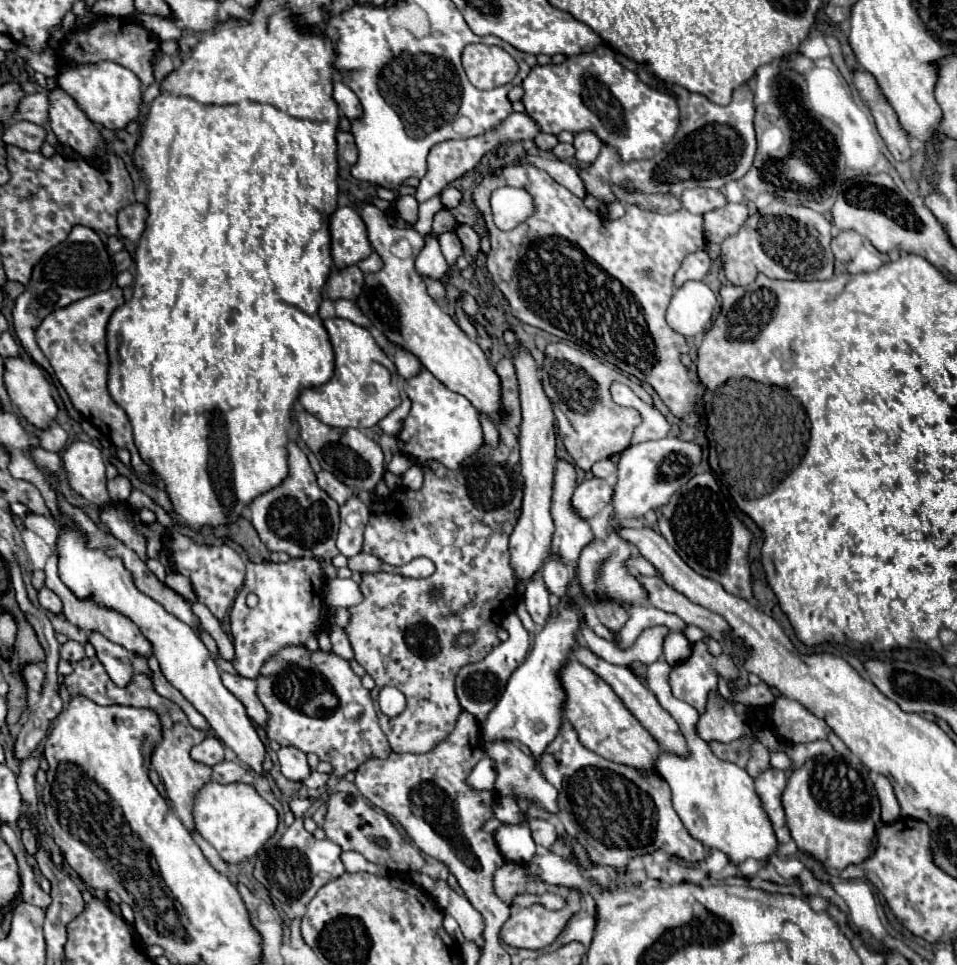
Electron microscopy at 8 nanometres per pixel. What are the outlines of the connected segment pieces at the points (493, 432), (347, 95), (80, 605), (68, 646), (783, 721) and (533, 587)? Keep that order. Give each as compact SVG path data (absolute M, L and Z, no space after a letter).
M481 415L481 427L483 427L483 435L485 435L485 443L487 443L489 447L497 445L497 441L499 441L499 431L497 431L497 427L495 427L495 425L491 423L491 419L489 419L489 417Z
M335 75L333 85L335 85L333 99L337 101L341 113L343 113L349 121L357 121L357 119L361 119L363 109L361 109L361 103L357 101L357 95L355 95L355 93L353 93L353 91L351 91L343 81L341 81L339 75Z
M51 553L49 559L47 559L47 565L45 565L45 585L63 601L63 615L67 617L67 621L71 621L73 625L81 627L83 631L99 631L101 635L105 635L109 641L113 643L119 643L121 647L125 647L127 651L133 651L133 653L139 653L143 657L149 657L151 655L151 643L143 637L143 633L137 629L137 625L133 625L133 621L129 621L129 617L117 613L115 609L105 609L101 605L97 605L97 601L93 601L91 597L89 599L79 599L57 575L57 553Z
M67 641L61 645L61 659L67 659L69 663L77 663L85 657L85 651L83 651L83 645L77 643L77 641Z
M779 697L773 703L769 711L769 723L773 725L775 733L787 743L809 743L827 739L827 733L831 731L823 719L815 717L797 701L791 701L787 697Z
M529 581L527 589L523 593L523 601L525 601L527 611L535 623L543 625L549 619L549 613L551 613L549 591L543 581Z

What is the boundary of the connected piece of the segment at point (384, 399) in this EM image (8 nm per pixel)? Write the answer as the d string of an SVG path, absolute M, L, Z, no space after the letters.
M339 317L325 319L323 325L335 351L335 375L321 387L301 391L299 403L305 407L305 411L331 427L365 429L377 425L401 403L399 375L397 371L393 371L395 365L389 363L389 357L383 353L383 349L375 343L365 327Z

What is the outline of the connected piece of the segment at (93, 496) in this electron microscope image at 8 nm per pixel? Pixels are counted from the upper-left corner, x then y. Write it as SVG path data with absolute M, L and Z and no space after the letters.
M73 441L63 449L61 459L73 491L97 507L107 507L111 503L105 487L105 463L93 443Z

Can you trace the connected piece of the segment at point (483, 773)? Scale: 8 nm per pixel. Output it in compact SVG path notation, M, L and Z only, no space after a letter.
M483 757L471 771L471 775L467 777L467 785L475 791L493 791L493 783L495 783L497 771L493 765L491 757Z

